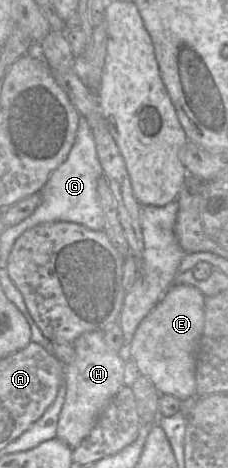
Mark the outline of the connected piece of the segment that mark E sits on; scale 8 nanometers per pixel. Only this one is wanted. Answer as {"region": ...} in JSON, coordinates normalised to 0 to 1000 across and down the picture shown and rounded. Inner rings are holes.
{"region":[[[759,605],[605,694],[566,735],[570,767],[702,842],[754,844],[789,857],[855,844],[855,754],[890,694],[895,630],[855,613]]]}

